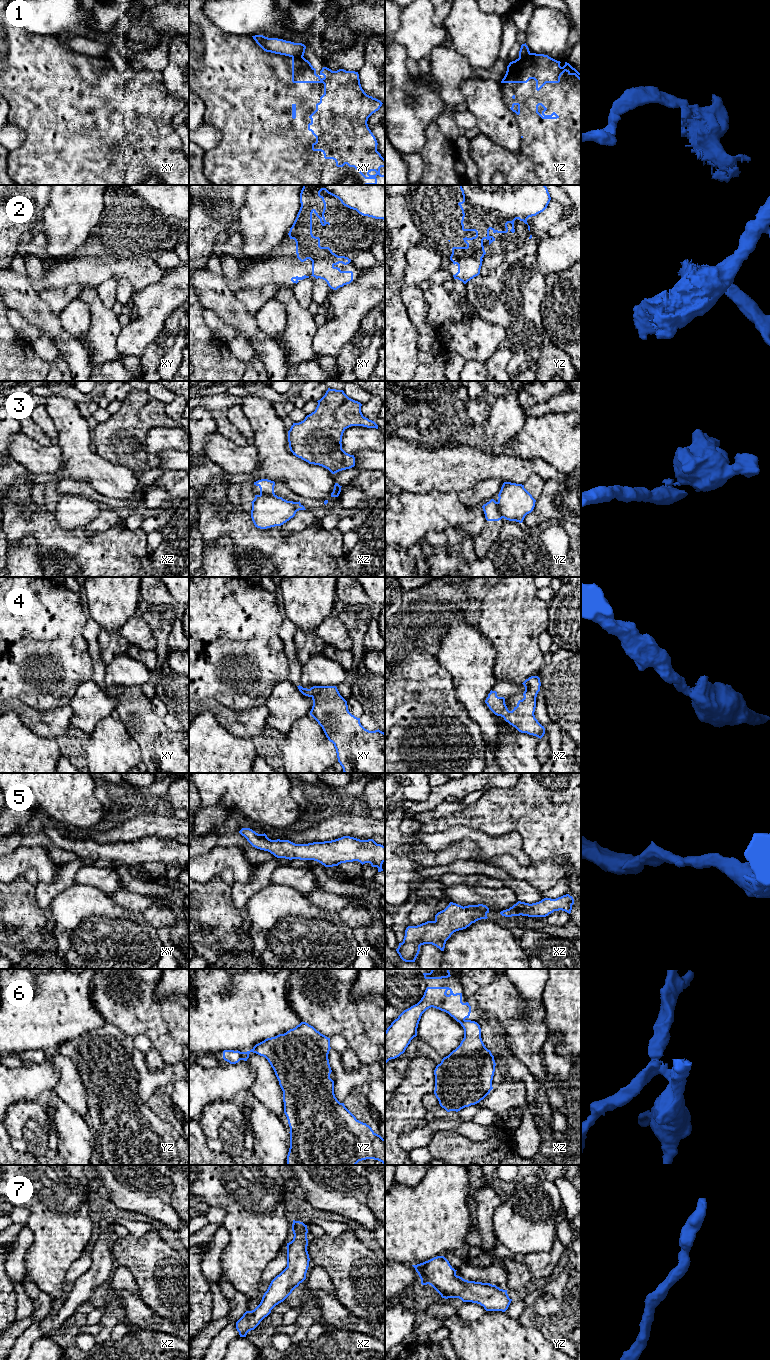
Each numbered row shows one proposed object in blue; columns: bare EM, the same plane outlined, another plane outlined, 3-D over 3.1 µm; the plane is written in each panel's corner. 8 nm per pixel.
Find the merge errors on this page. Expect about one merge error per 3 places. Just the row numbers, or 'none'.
1, 2, 3, 6

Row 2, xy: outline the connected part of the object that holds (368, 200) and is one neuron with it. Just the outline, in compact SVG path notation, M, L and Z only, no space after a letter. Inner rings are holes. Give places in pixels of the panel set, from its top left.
M303 185L301 207L288 233L296 242L297 256L323 258L336 255L329 247L321 247L320 238L312 234L313 212L322 226L330 225L324 217L326 202L320 195L322 190L363 216L385 220L385 185Z

